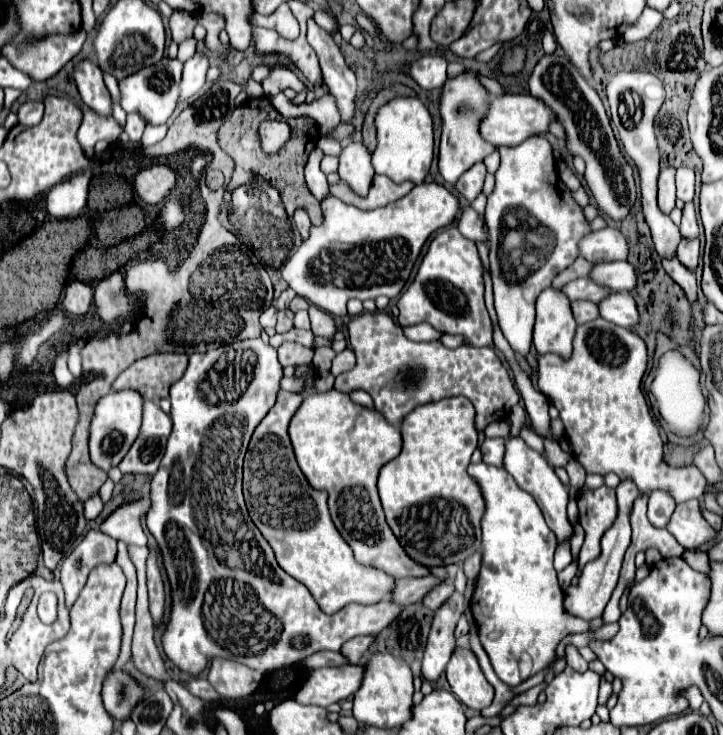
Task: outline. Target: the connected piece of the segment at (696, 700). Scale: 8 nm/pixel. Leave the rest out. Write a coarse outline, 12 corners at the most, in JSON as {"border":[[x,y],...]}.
{"border":[[695,686],[683,690],[691,710],[693,706],[701,706],[703,696]]}

